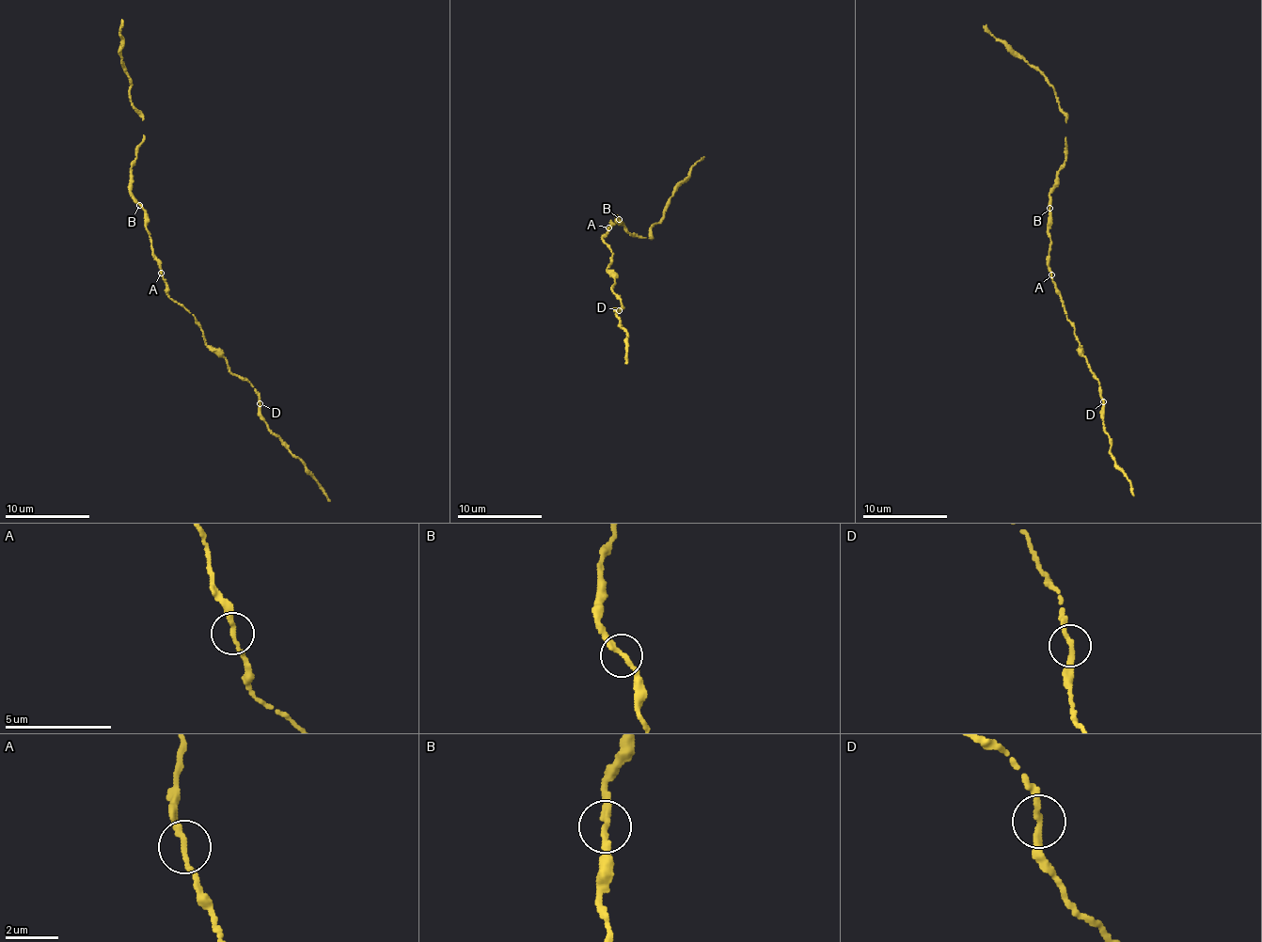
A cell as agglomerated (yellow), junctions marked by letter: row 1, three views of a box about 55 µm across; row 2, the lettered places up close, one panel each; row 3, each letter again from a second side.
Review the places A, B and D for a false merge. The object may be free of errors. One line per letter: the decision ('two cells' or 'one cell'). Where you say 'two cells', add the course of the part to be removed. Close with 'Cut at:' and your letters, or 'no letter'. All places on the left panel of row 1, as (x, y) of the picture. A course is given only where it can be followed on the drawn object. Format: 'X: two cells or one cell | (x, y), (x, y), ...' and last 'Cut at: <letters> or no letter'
A: one cell
B: one cell
D: one cell
Cut at: no letter

